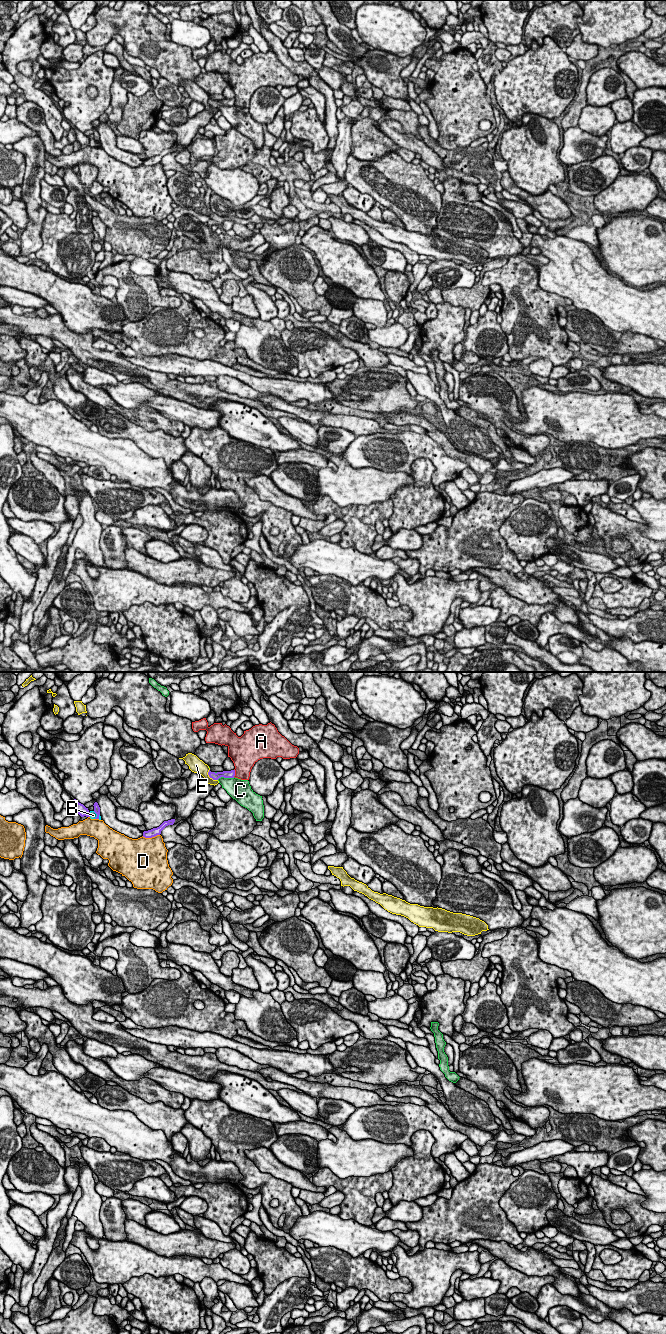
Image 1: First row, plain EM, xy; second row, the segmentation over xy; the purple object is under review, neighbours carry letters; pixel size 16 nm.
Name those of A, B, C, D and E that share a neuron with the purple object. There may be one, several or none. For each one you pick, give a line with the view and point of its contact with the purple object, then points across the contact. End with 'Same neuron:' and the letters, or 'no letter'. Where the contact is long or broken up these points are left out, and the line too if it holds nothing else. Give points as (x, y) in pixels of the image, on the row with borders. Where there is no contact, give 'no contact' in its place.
Same neuron: no letter

